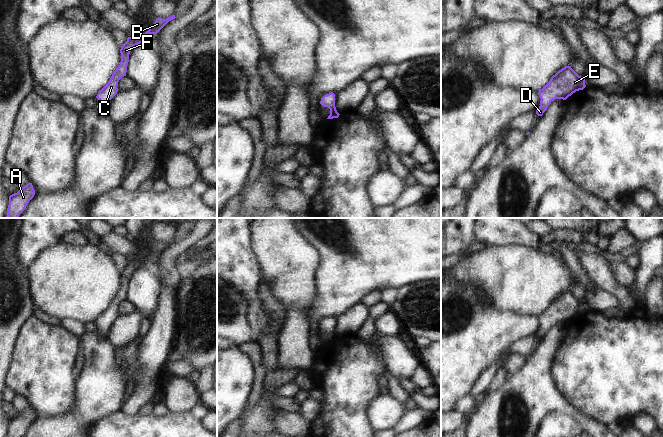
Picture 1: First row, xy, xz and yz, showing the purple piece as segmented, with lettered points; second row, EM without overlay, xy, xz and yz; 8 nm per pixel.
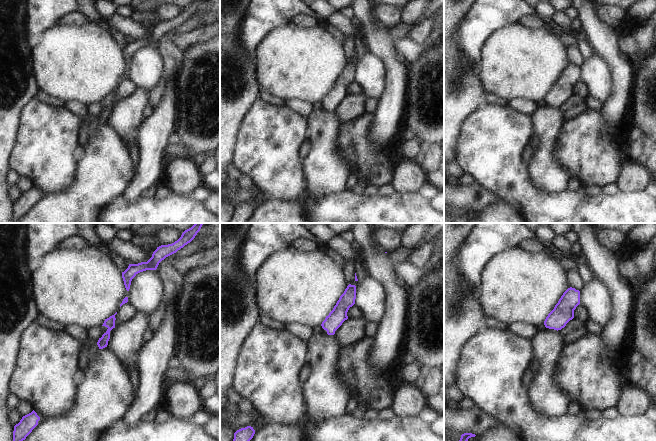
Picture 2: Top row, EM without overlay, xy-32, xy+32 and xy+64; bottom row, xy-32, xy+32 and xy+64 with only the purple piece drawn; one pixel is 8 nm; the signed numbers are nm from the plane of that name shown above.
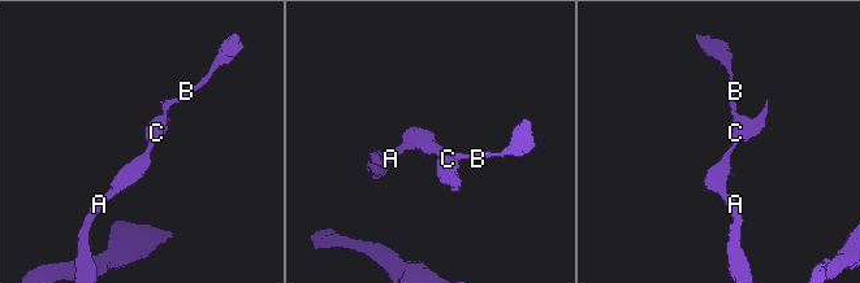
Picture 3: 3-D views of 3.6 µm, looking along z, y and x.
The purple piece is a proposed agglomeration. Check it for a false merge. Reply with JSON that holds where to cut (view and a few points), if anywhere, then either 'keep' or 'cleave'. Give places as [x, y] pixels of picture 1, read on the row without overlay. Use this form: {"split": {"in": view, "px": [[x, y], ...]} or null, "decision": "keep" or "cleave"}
{"split": null, "decision": "keep"}

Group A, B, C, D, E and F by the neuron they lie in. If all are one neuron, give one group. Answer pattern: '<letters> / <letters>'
A B C D E F

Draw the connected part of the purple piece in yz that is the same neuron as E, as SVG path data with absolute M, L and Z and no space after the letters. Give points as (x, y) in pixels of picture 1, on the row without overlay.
M565 290L553 299L550 305L539 314L540 330L536 338L542 340L555 323L566 324L569 320L586 311L585 303L579 300L571 290Z

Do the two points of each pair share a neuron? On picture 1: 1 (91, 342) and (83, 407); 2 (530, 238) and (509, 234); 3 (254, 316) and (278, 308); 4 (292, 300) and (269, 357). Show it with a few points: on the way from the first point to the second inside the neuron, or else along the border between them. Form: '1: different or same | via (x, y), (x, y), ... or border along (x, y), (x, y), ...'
1: same | via (97, 358), (97, 391)
2: same | via (525, 237), (514, 234)
3: different | border along (258, 290), (268, 320), (261, 335)
4: different | border along (272, 291), (283, 304), (286, 312)

